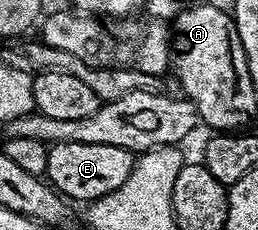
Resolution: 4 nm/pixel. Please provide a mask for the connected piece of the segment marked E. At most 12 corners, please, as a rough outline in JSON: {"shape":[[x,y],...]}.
{"shape":[[63,142],[45,176],[70,201],[96,202],[133,173],[123,146]]}

